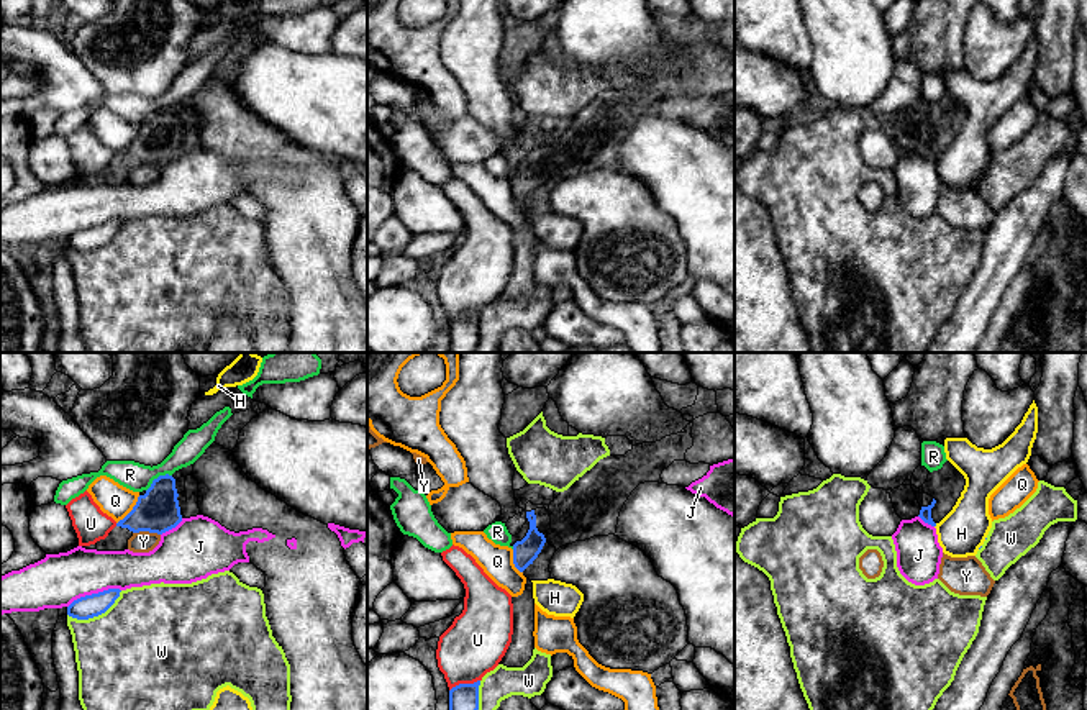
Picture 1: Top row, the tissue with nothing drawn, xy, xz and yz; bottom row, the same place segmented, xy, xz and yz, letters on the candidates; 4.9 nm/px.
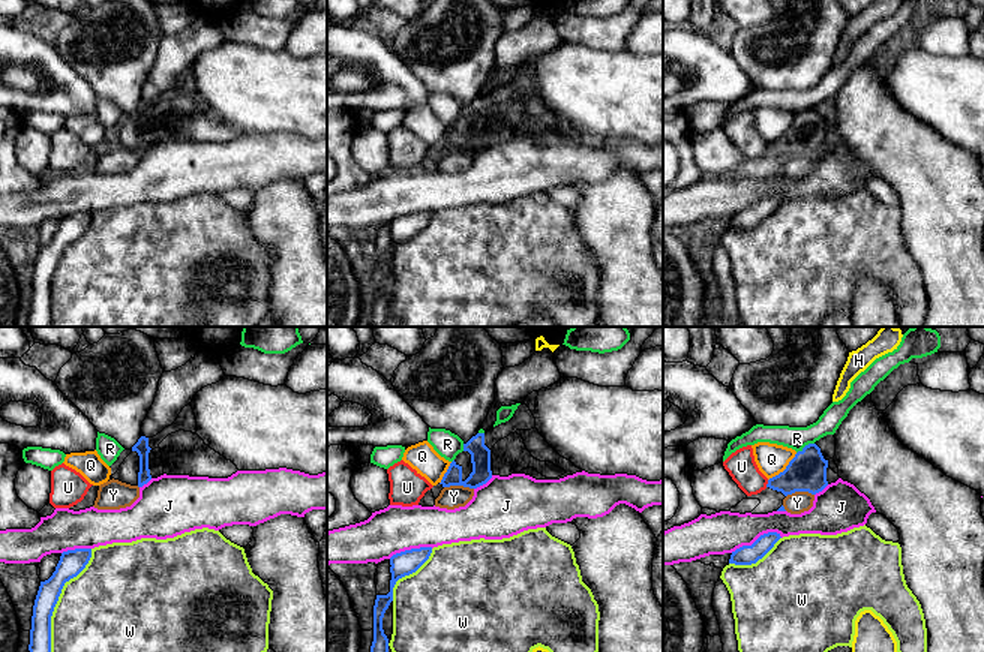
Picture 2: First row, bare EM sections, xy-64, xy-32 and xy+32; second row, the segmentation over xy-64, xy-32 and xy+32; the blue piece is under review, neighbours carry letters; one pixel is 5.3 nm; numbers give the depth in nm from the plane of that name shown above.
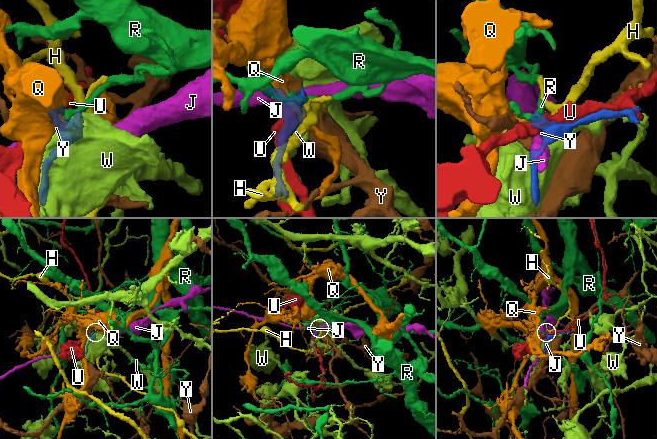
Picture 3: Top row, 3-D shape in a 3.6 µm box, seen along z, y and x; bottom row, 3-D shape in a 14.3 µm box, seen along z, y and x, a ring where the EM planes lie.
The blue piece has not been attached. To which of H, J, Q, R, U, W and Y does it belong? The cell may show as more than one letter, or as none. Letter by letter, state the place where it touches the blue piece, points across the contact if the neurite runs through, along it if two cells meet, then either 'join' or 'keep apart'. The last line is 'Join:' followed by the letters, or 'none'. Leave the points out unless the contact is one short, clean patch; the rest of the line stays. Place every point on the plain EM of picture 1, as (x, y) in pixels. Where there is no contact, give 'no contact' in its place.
H: no contact; keep apart
J: contact xy (94, 227); keep apart
Q: contact xy (131, 143); keep apart
R: contact xy (158, 110); border xy (171, 107), (161, 107), (146, 123); keep apart
U: contact xz (464, 317); keep apart
W: contact xy (95, 248); keep apart
Y: contact xy (146, 163); keep apart
Join: none

